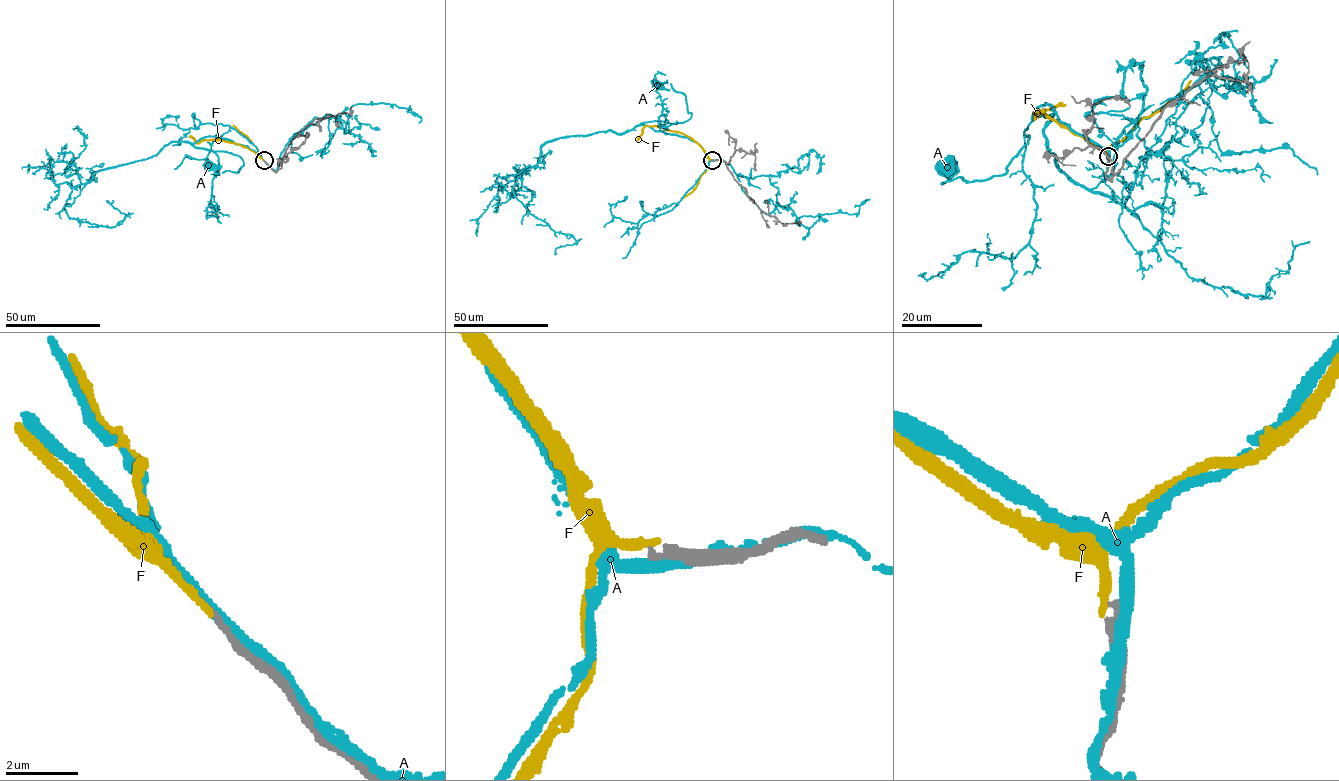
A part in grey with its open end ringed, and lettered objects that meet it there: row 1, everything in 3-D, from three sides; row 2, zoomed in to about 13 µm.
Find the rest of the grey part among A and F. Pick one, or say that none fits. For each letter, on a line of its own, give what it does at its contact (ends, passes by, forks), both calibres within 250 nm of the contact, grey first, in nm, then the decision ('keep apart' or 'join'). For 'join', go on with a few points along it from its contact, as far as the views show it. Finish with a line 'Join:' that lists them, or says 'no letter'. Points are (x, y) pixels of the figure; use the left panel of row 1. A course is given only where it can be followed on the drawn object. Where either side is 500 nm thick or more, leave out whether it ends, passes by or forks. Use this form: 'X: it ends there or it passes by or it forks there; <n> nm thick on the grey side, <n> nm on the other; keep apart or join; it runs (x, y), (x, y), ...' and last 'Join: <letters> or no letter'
A: it passes by; 300 nm thick on the grey side, 300 nm on the other; keep apart
F: it ends there; 220 nm thick on the grey side, 240 nm on the other; keep apart
Join: no letter

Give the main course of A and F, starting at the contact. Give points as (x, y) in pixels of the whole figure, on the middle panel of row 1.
A: (715, 160), (695, 141), (640, 124), (691, 117), (685, 95), (670, 83), (657, 86)
F: (712, 159), (688, 137), (660, 127), (645, 126), (637, 140)

